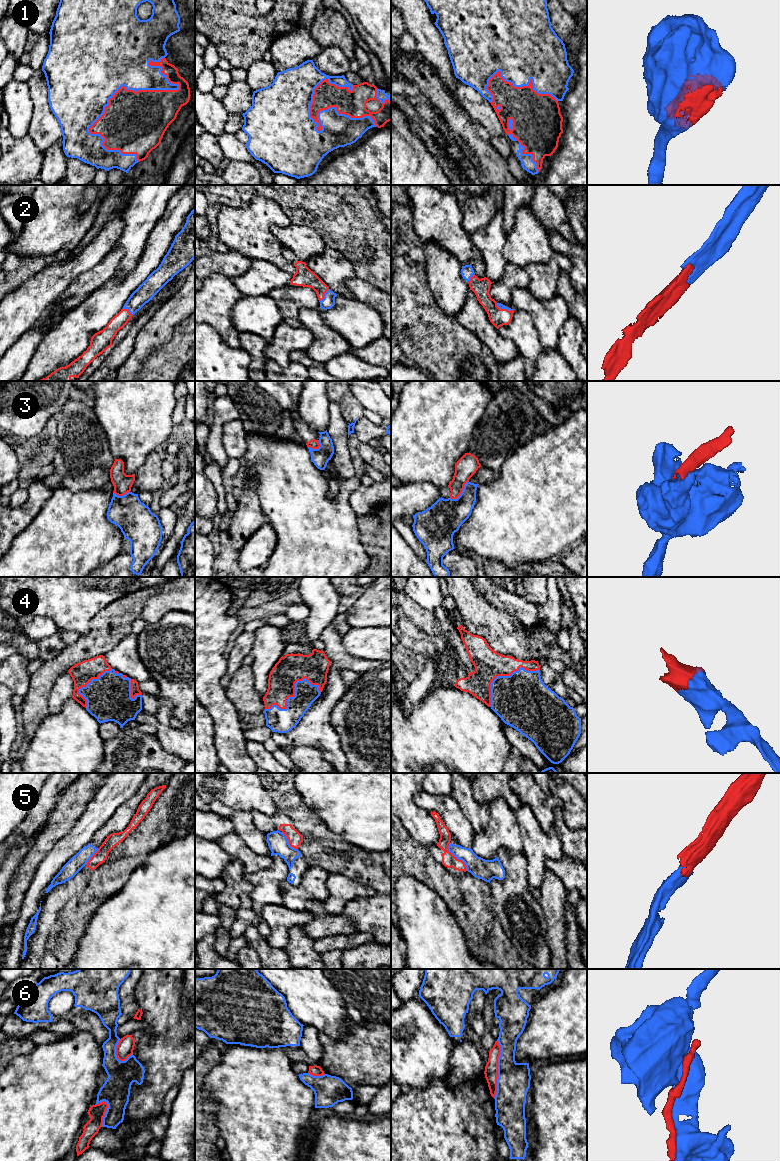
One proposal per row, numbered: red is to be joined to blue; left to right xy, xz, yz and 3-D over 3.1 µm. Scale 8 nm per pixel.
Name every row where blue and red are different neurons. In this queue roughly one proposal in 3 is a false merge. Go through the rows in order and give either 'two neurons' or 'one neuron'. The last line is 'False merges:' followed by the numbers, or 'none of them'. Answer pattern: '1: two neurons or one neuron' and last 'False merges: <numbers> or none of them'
1: one neuron
2: one neuron
3: two neurons
4: one neuron
5: two neurons
6: two neurons
False merges: 3, 5, 6

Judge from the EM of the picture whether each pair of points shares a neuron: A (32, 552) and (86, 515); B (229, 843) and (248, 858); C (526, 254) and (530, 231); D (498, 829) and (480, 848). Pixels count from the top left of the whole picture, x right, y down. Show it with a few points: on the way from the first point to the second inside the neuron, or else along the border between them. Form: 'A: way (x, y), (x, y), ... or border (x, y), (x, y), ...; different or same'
A: way (45, 552), (49, 552), (73, 528); same
B: way (234, 846), (243, 854); same
C: way (526, 248), (529, 237); same
D: way (494, 834), (485, 843); same

